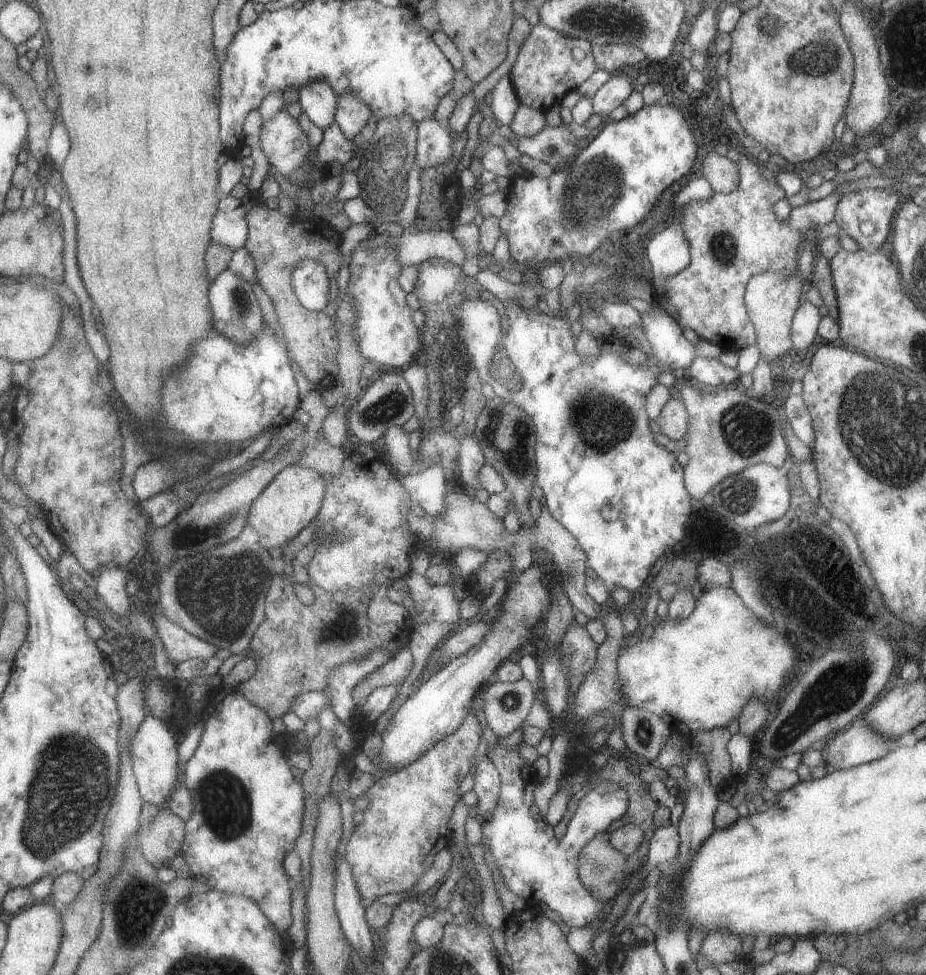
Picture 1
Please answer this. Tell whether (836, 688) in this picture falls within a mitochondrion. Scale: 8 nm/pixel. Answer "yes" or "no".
yes

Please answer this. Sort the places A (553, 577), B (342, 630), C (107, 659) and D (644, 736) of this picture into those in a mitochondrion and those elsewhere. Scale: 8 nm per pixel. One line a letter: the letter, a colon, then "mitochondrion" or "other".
A: other
B: mitochondrion
C: other
D: mitochondrion

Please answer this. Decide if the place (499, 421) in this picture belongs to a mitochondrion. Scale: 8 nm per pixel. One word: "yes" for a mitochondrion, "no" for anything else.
yes

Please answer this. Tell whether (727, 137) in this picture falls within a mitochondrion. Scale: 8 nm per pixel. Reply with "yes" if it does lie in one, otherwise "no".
no

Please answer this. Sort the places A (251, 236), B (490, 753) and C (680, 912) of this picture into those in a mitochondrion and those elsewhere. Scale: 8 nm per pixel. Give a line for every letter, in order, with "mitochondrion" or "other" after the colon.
A: other
B: other
C: other

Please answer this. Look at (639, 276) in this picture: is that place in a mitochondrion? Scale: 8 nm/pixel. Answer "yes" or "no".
no

